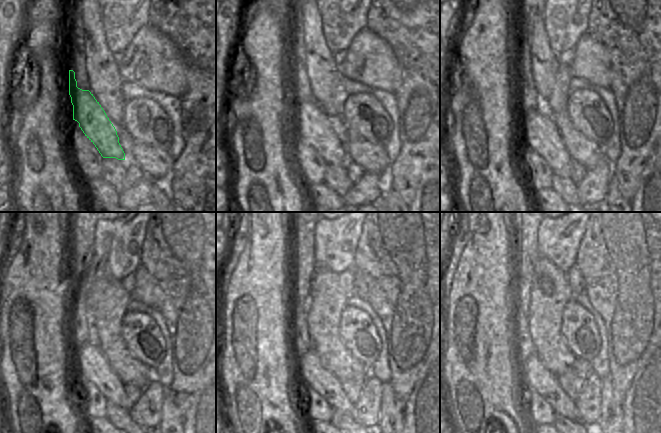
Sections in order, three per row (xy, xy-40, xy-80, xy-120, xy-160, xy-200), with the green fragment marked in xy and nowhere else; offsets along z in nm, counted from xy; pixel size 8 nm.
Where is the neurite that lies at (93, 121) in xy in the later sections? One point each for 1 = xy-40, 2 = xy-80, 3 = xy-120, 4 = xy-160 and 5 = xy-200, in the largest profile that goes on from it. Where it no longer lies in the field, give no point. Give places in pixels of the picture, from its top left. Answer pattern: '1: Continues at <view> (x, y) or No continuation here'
1: Continues at xy-40 (316, 128)
2: Continues at xy-80 (541, 133)
3: Continues at xy-120 (91, 362)
4: Continues at xy-160 (312, 373)
5: Continues at xy-200 (536, 377)

